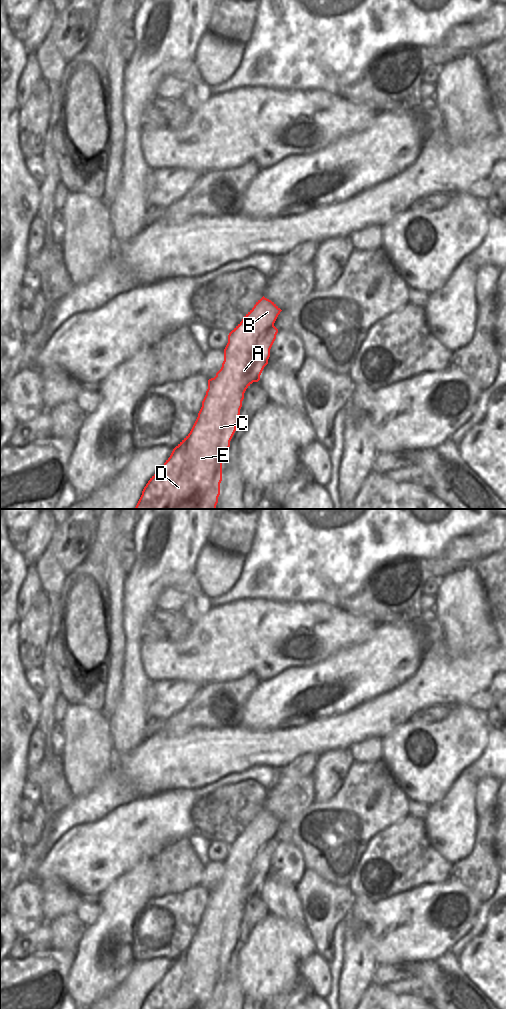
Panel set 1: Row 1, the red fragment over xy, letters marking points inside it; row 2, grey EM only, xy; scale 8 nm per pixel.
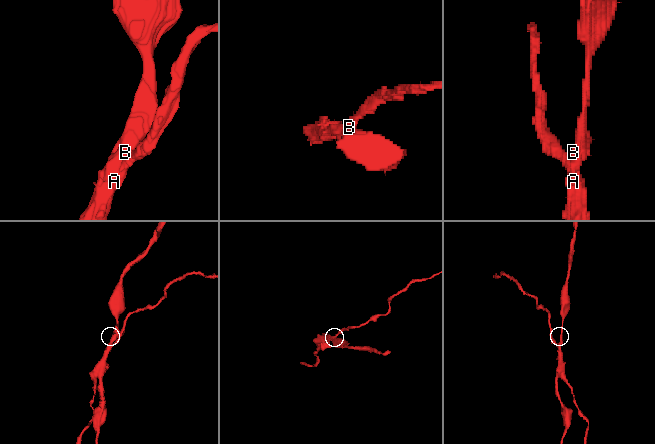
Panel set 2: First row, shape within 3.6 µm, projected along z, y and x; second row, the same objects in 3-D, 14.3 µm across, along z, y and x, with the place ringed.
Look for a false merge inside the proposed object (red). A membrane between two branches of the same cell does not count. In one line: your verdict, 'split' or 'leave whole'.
split

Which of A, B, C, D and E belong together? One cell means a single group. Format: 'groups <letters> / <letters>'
groups A C D E / B

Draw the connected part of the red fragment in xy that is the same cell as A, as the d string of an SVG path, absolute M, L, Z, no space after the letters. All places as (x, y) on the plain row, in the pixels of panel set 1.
M273 838L262 847L253 844L245 856L236 859L236 865L230 866L227 882L219 882L219 886L208 896L202 919L190 945L173 961L164 977L150 990L142 1003L141 1009L219 1009L222 993L222 975L230 959L230 953L238 937L238 929L246 901L260 892L264 879L268 876L270 861L276 851L278 841Z

